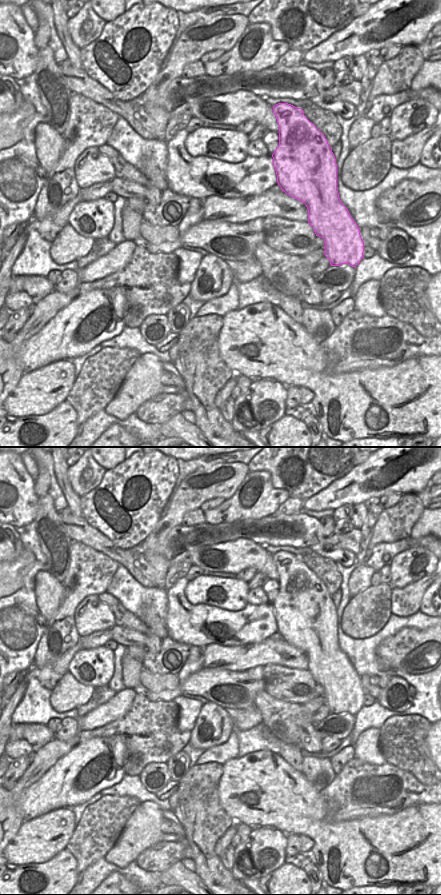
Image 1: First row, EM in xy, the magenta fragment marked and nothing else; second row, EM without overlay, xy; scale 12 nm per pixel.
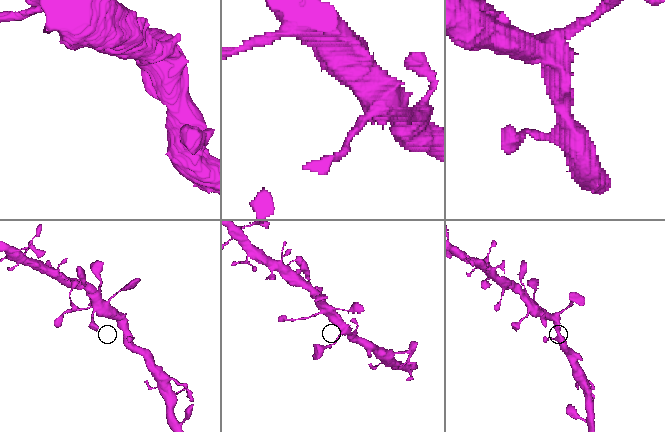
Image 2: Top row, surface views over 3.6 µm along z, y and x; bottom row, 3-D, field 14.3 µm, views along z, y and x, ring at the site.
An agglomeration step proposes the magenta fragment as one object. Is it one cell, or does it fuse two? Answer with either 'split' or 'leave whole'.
leave whole

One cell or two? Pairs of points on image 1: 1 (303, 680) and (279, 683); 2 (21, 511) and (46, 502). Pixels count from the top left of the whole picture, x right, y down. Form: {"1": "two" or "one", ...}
{"1": "one", "2": "two"}

